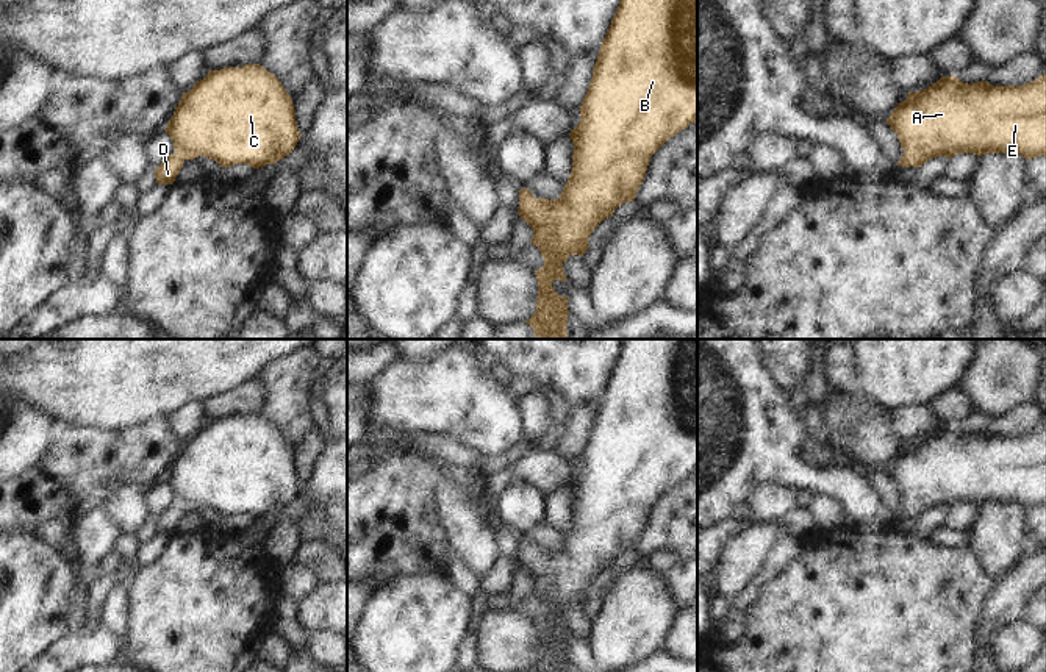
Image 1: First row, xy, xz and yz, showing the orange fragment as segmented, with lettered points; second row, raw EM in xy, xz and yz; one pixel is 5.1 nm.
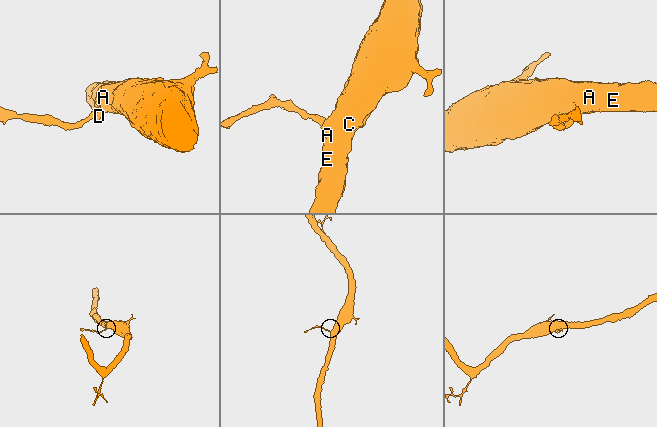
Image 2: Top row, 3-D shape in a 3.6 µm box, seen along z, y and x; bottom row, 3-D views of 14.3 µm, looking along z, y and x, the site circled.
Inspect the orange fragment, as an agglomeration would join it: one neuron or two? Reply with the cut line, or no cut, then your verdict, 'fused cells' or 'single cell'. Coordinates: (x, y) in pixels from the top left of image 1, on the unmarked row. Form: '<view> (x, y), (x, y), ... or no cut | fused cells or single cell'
no cut | single cell

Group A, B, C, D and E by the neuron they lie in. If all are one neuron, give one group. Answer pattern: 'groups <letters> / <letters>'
groups A B C D E

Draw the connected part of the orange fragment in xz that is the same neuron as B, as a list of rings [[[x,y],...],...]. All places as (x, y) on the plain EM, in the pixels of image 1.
[[[622,339],[621,352],[608,383],[600,395],[597,411],[593,419],[593,428],[586,445],[580,455],[580,474],[571,480],[569,486],[574,494],[572,503],[572,520],[563,542],[558,549],[535,549],[532,541],[522,538],[519,541],[519,556],[518,563],[522,570],[525,570],[533,578],[532,592],[536,595],[544,608],[544,616],[539,620],[533,620],[538,630],[538,650],[535,664],[525,672],[568,672],[568,645],[560,647],[553,639],[552,633],[555,630],[568,631],[563,613],[569,609],[571,605],[583,606],[589,599],[588,589],[593,580],[605,569],[611,567],[614,559],[625,552],[635,552],[636,542],[644,530],[649,511],[652,505],[679,481],[685,480],[688,475],[697,470],[697,339]]]

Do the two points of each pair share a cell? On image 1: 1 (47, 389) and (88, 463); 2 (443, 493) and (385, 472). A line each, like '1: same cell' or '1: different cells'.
1: different cells
2: different cells

